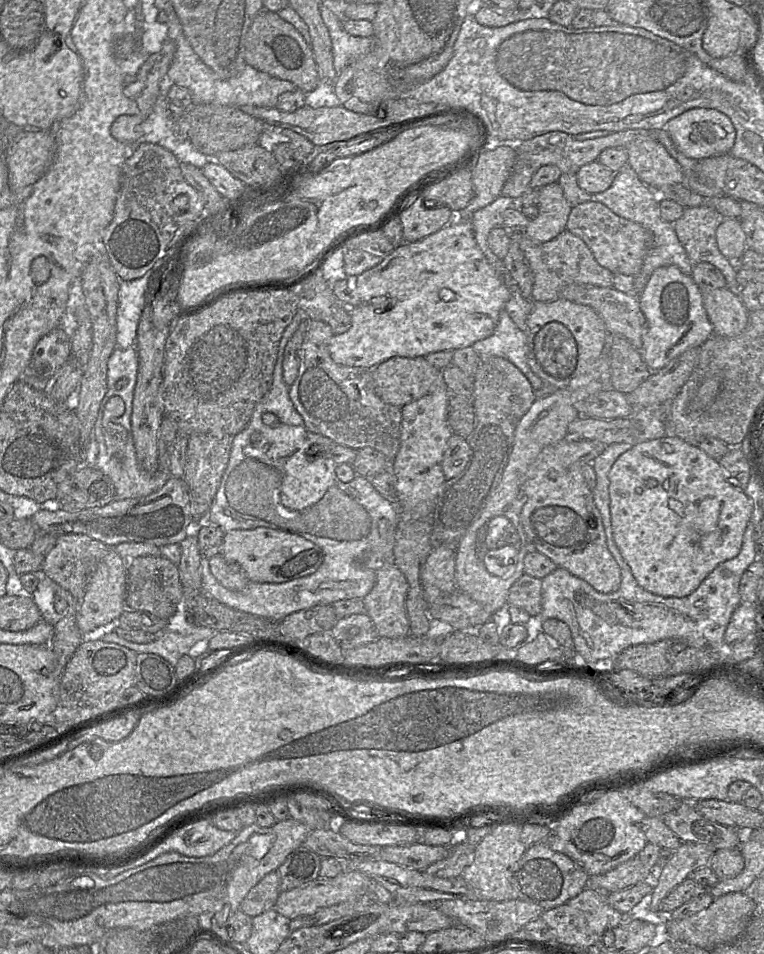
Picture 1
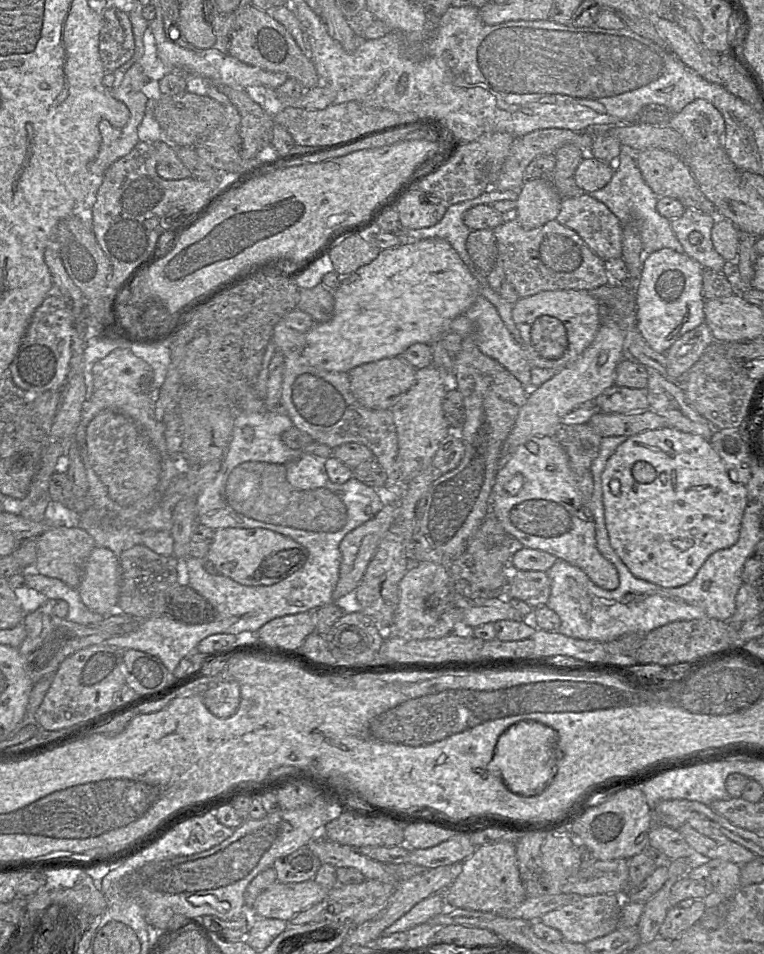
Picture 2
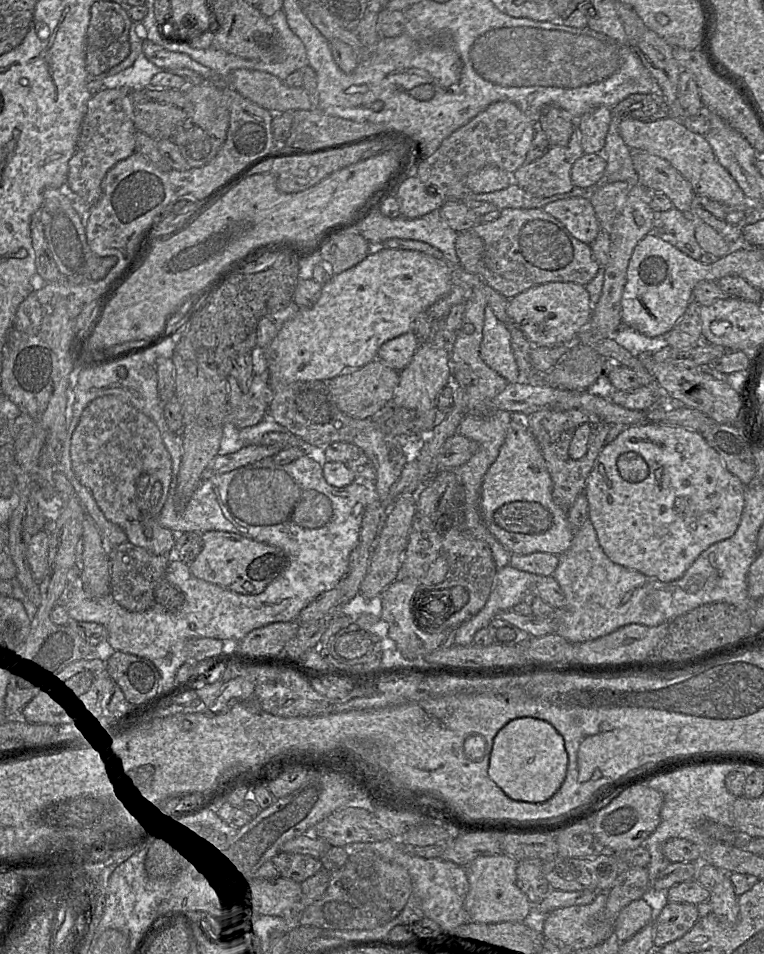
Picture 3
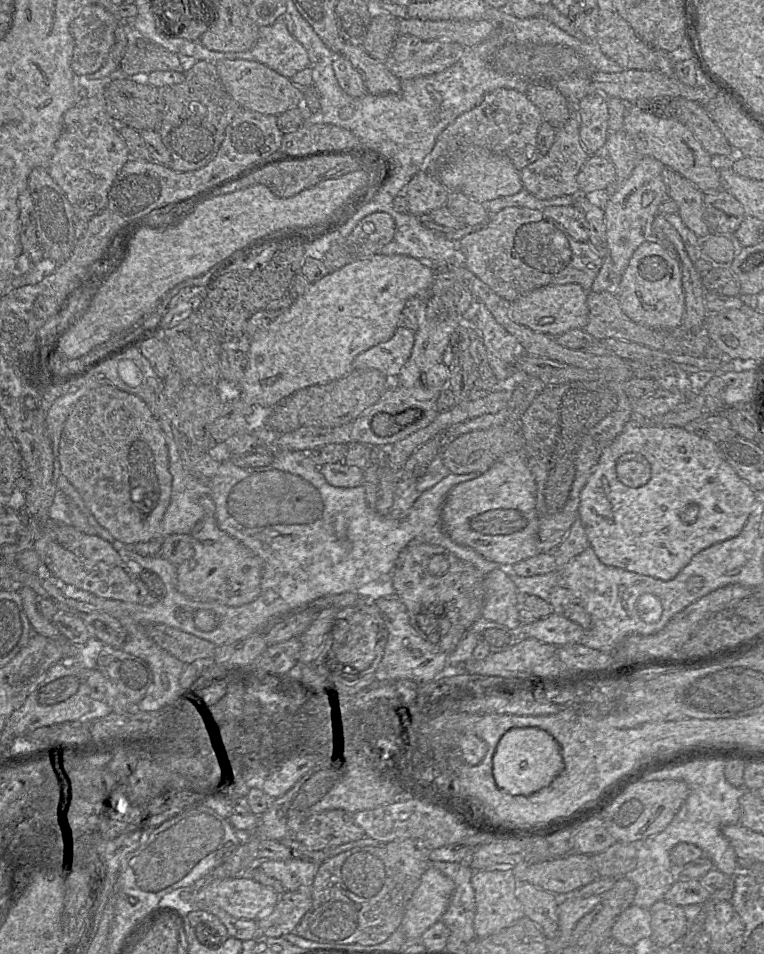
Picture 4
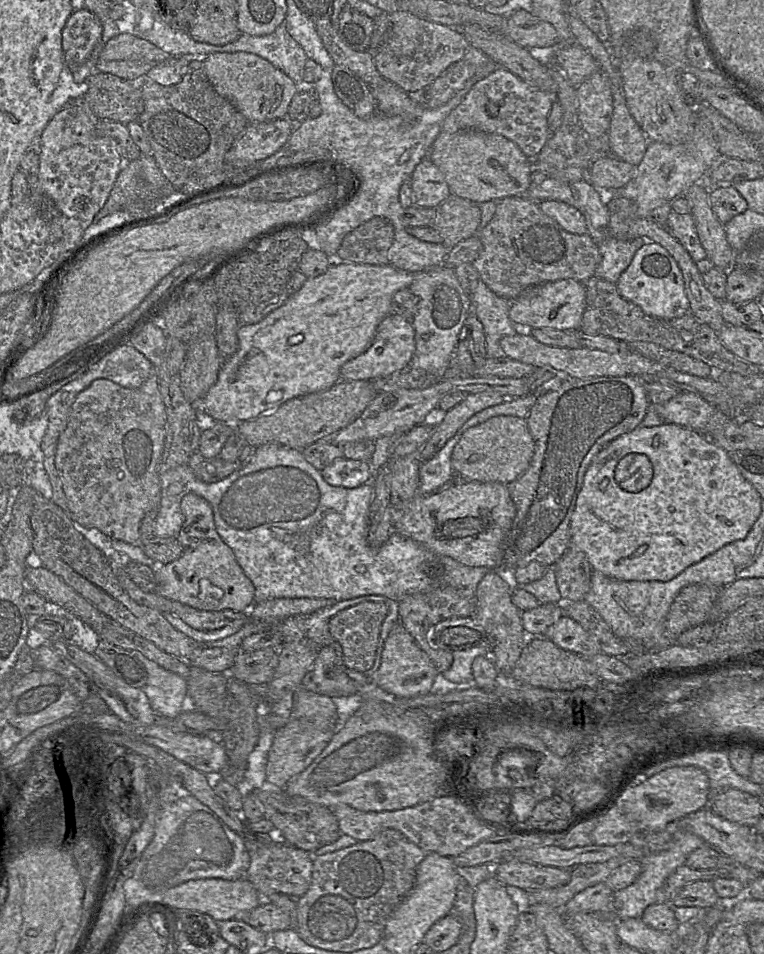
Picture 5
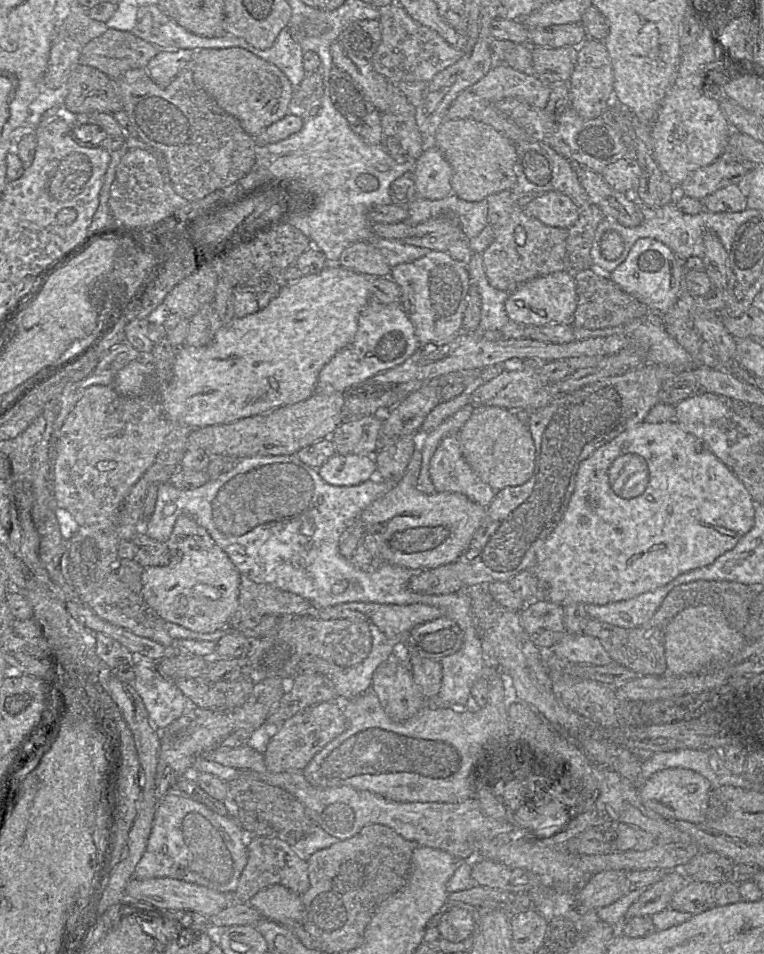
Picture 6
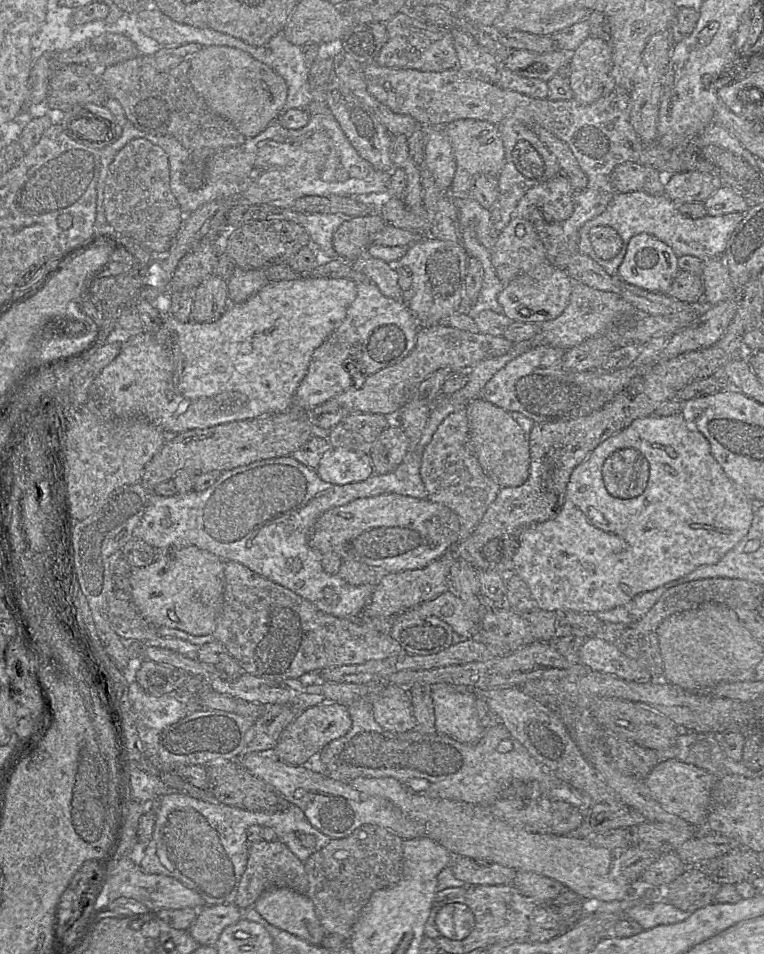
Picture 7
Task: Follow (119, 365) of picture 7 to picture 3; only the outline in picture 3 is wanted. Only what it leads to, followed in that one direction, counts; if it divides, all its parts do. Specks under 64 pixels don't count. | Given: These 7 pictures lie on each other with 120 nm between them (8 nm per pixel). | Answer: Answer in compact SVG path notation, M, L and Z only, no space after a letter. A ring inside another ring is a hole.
M372 246L371 253L357 265L340 274L333 275L330 281L322 285L321 296L317 303L310 309L300 309L294 318L287 321L267 349L268 373L270 386L272 382L291 384L298 381L329 380L340 374L357 370L371 361L377 359L378 350L383 343L396 338L404 333L412 331L412 323L422 312L425 312L439 299L448 295L453 287L453 279L449 268L441 261L419 251L394 249L380 246Z

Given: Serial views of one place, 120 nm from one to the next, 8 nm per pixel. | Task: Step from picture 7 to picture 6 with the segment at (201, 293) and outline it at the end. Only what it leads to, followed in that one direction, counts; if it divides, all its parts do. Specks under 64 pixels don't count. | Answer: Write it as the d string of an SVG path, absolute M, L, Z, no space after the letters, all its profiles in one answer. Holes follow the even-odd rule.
M213 300L212 303L205 304L190 319L185 346L202 347L208 345L221 327L222 322Z

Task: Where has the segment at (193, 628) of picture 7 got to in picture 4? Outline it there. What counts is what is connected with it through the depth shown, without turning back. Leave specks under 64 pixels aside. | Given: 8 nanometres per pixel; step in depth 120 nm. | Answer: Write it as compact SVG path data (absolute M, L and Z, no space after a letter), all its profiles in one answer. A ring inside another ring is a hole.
M201 495L199 503L204 509L204 517L190 532L194 545L192 557L177 565L177 590L195 601L216 601L233 607L253 601L260 593L263 561L253 551L217 526L215 504L210 496Z

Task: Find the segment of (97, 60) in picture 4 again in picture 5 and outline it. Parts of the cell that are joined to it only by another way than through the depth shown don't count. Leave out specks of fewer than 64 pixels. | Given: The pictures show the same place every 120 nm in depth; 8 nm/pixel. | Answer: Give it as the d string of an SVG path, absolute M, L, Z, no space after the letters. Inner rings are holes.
M74 11L62 31L65 65L74 69L84 64L100 40L102 32L100 20L91 11Z

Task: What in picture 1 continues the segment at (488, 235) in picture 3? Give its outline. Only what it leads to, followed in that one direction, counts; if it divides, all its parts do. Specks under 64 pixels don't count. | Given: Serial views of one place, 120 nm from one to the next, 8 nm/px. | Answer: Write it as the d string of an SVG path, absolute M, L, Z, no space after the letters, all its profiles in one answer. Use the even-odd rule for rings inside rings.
M567 229L556 238L534 243L525 232L521 232L521 249L533 273L534 283L531 292L533 302L552 302L560 298L562 290L572 284L612 287L613 274L601 266L588 246Z

